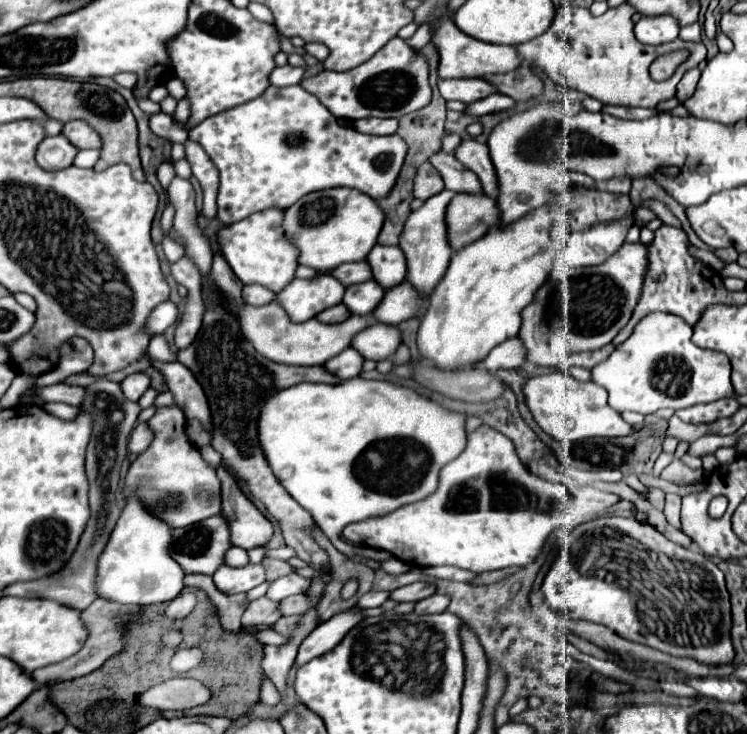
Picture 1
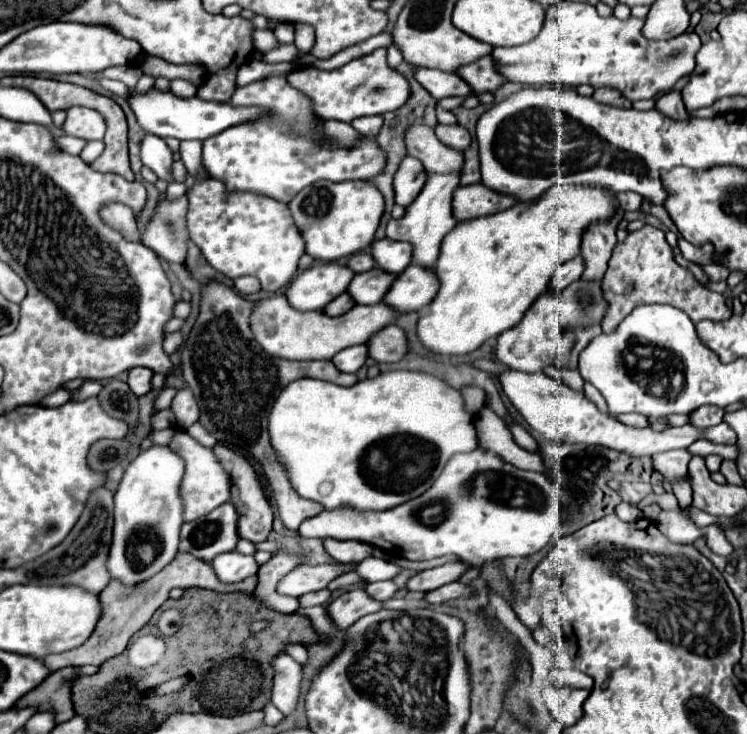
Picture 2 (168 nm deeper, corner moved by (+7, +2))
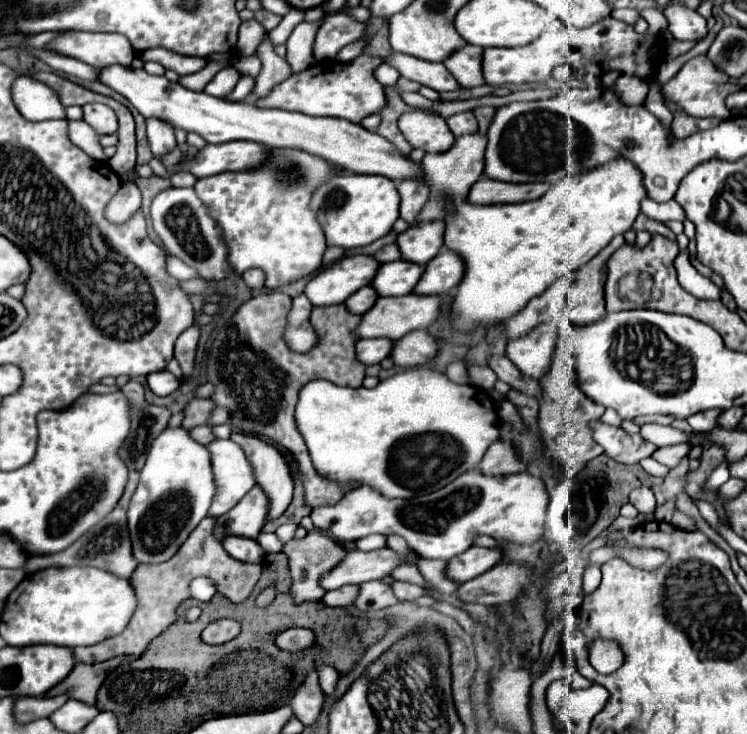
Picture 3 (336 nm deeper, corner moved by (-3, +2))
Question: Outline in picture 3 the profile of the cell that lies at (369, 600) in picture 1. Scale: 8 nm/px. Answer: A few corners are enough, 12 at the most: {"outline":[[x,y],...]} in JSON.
{"outline":[[392,583],[394,595],[400,601],[416,601],[428,595],[424,587]]}

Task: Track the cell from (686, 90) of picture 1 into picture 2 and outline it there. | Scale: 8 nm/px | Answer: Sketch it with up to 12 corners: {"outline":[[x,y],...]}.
{"outline":[[680,91],[662,95],[656,101],[668,117],[690,118]]}

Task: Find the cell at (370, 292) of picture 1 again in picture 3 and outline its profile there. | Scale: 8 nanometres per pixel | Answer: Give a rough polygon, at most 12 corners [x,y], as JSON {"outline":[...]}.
{"outline":[[400,259],[380,265],[372,285],[380,297],[406,295],[424,265]]}

